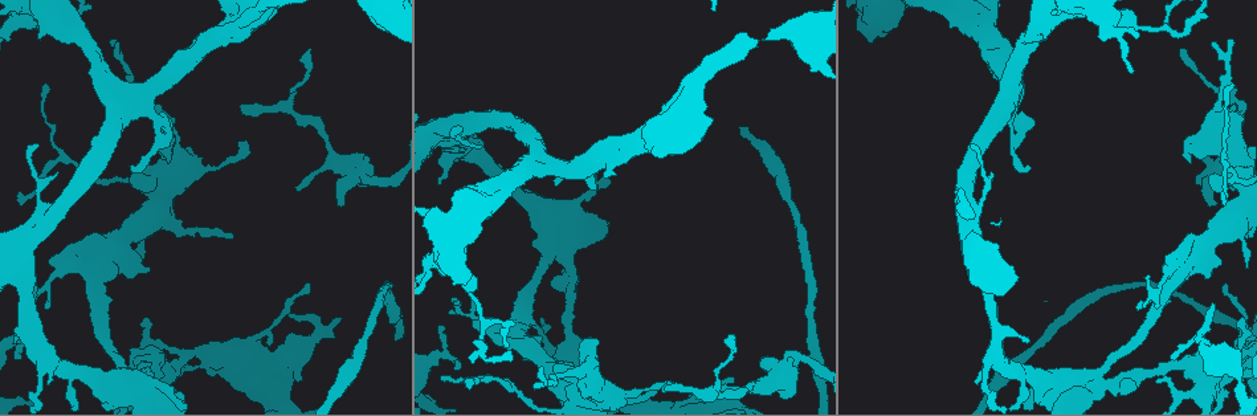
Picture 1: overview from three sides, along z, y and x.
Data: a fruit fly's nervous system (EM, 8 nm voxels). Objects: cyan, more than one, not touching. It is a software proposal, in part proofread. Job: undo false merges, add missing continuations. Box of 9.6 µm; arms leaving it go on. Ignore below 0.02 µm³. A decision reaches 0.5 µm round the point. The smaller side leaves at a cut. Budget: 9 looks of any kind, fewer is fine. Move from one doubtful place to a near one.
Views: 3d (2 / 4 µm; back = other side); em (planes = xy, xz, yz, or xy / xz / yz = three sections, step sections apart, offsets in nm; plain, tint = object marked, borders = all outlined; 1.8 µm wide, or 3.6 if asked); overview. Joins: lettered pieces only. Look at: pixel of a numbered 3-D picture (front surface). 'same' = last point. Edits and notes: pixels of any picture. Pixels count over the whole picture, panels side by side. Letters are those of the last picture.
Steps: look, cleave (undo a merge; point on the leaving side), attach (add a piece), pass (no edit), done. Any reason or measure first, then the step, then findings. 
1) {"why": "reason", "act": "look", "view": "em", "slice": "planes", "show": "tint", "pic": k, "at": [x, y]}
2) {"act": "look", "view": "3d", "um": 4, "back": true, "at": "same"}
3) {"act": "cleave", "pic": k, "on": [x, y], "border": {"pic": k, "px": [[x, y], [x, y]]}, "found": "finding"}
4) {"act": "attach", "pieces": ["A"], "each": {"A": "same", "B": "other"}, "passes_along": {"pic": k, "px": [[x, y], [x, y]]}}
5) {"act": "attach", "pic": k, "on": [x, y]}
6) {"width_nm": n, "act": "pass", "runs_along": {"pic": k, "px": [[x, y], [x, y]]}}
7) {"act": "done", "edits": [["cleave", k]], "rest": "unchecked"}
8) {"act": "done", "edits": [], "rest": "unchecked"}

{"why": "an open end", "act": "look", "view": "em", "slice": "xz", "step": 16, "show": "borders", "pic": 1, "at": [1218, 203]}

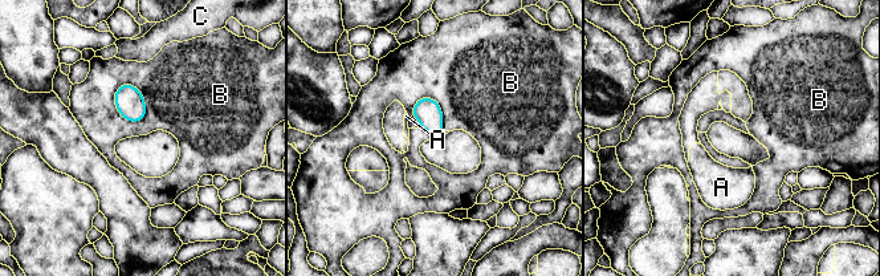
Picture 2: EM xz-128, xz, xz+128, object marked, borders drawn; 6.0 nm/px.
{"why": "another direction", "act": "look", "view": "em", "slice": "planes", "show": "borders", "at": "same"}

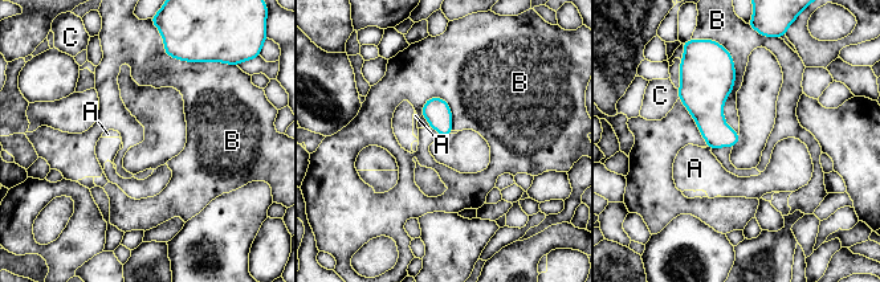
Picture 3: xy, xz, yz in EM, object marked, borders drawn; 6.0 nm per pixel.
{"longest_contact_nm": ["B", 550], "act": "pass", "each": {"A": "other", "B": "other", "C": "other"}, "border": {"pic": 3, "px": [[724, 48], [738, 134]]}, "found": "none of them fits"}

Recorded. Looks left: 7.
{"why": "sharp bend", "act": "look", "view": "3d", "um": 4, "pic": 1, "at": [1200, 365]}

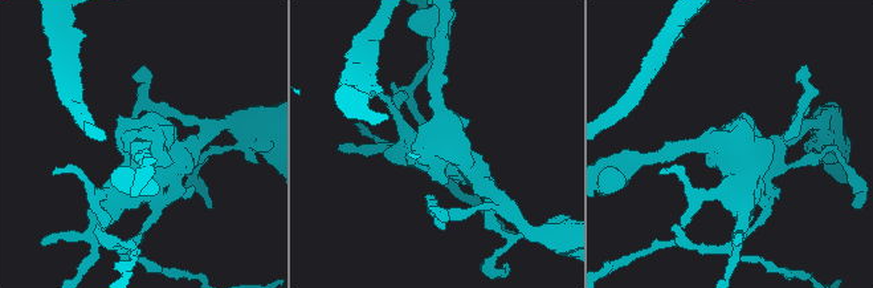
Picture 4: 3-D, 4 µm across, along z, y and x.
{"act": "look", "view": "em", "slice": "planes", "show": "borders", "pic": 4, "at": [151, 139]}

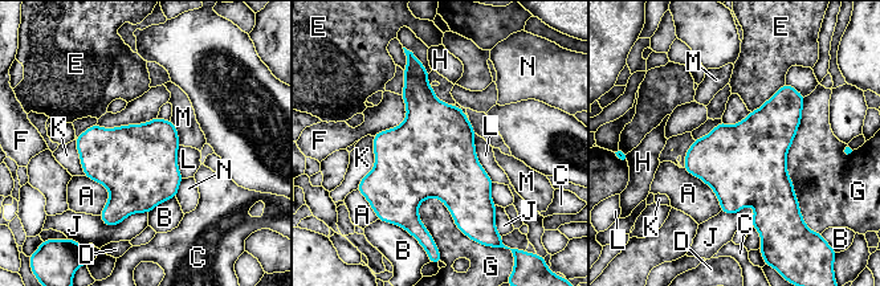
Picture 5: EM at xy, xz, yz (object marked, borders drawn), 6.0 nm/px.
{"act": "pass", "each": {"A": "other", "B": "other", "C": "other", "D": "other", "E": "other", "F": "other", "G": "other", "H": "other", "J": "other", "K": "other", "L": "other", "M": "other", "N": "other"}, "border": {"pic": 5, "px": [[170, 121], [175, 127], [180, 144]]}, "found": "one cell here"}

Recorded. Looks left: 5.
{"why": "free end", "act": "look", "view": "3d", "um": 4, "pic": 1, "at": [112, 299]}

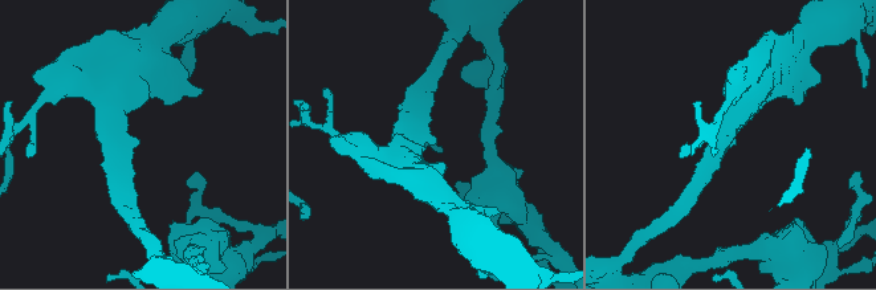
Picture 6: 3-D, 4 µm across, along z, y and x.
{"why": "now the EM", "act": "look", "view": "em", "slice": "yz", "step": 8, "show": "tint", "pic": 6, "at": [135, 140]}

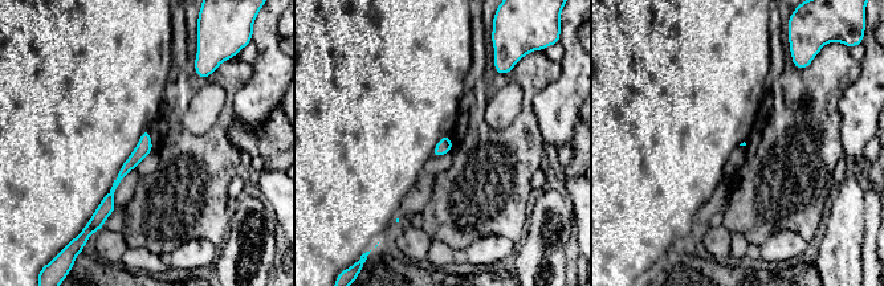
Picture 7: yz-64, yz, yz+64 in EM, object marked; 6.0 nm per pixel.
{"why": "what lies round it", "act": "look", "view": "em", "slice": "yz", "step": 8, "show": "borders", "at": "same"}

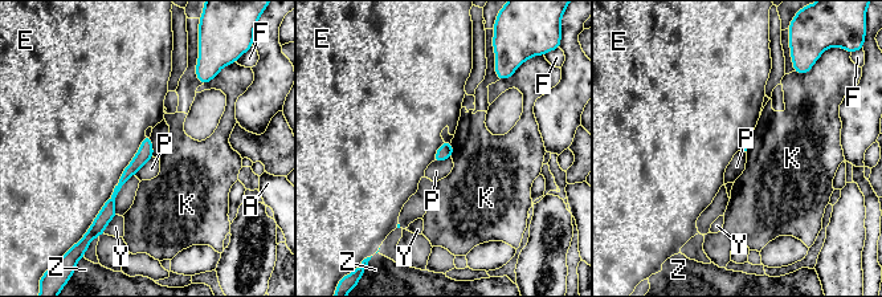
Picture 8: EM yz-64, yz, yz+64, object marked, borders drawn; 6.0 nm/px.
{"act": "pass", "each": {"A": "other", "E": "other", "F": "other", "K": "other", "P": "other", "Y": "other", "Z": "other"}, "border": {"pic": 8, "px": [[145, 134], [111, 196], [92, 222]]}, "found": "no lettered piece goes on from it"}

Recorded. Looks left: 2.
{"why": "calibre changes", "act": "look", "view": "em", "slice": "xz", "step": 4, "show": "tint", "pic": 1, "at": [357, 354]}

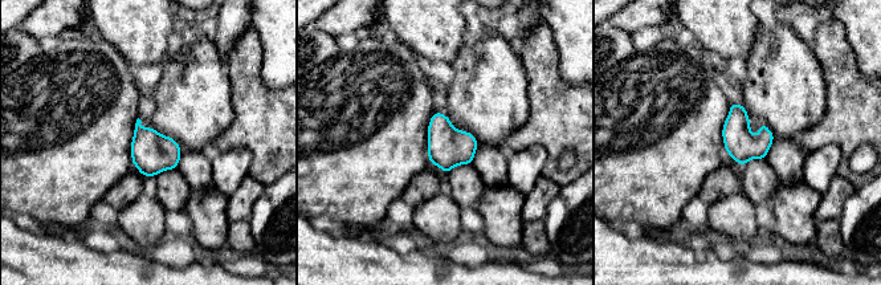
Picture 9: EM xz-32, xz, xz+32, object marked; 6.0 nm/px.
{"why": "another direction", "act": "look", "view": "em", "slice": "planes", "show": "borders", "at": "same"}

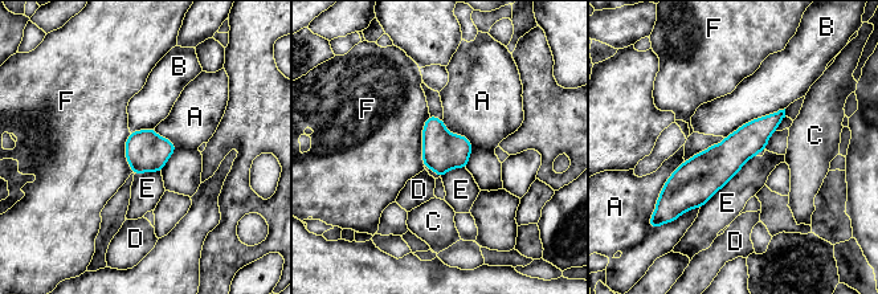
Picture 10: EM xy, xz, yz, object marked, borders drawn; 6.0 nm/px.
{"longest_contact_nm": ["E", 480], "act": "pass", "each": {"A": "other", "B": "other", "C": "other", "D": "other", "E": "other", "F": "other"}, "runs_along": {"pic": 10, "px": [[781, 113], [689, 187], [669, 190]]}, "found": "continuous, no second cell"}

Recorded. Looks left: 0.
{"act": "done", "edits": [], "rest": "unchecked"}

